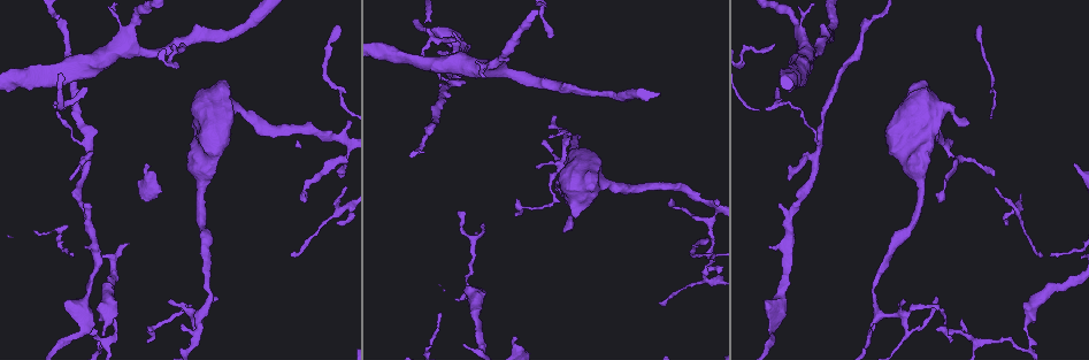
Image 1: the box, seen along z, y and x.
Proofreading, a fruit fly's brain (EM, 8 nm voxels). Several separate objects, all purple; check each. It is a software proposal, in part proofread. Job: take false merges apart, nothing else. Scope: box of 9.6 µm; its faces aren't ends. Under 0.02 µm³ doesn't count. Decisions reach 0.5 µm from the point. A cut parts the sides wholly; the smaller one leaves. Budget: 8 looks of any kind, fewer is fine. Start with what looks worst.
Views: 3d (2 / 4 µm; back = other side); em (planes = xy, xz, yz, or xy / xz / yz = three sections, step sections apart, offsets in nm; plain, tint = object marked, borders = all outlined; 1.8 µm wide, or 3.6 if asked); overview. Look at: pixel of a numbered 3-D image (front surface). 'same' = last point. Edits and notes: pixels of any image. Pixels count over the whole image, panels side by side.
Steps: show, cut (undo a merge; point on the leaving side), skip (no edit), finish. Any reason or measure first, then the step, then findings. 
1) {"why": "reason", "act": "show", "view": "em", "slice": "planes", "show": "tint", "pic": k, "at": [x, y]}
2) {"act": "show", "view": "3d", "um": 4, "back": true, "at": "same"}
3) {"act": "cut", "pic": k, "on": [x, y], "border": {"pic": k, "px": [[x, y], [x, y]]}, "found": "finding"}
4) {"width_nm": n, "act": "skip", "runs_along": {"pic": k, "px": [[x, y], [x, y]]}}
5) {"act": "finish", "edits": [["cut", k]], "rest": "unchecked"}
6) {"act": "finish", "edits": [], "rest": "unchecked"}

{"why": "branch point", "act": "show", "view": "em", "slice": "xy", "step": 8, "show": "tint", "pic": 1, "at": [818, 143]}

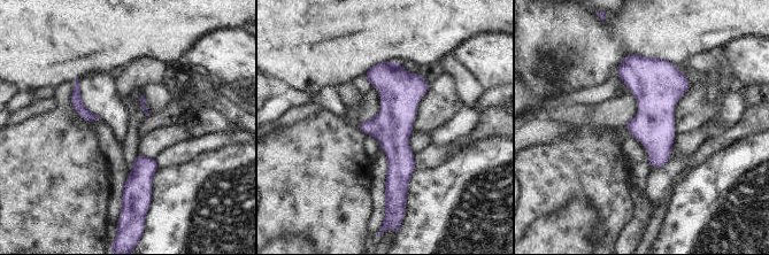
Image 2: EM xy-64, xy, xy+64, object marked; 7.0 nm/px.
{"width_nm": 280, "act": "skip", "runs_along": {"pic": 2, "px": [[384, 64], [395, 85], [391, 195]]}, "found": "one neuron here"}

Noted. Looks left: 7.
{"why": "small branch off a trunk", "act": "show", "view": "em", "um": 3.6, "slice": "planes", "show": "tint", "pic": 1, "at": [811, 46]}

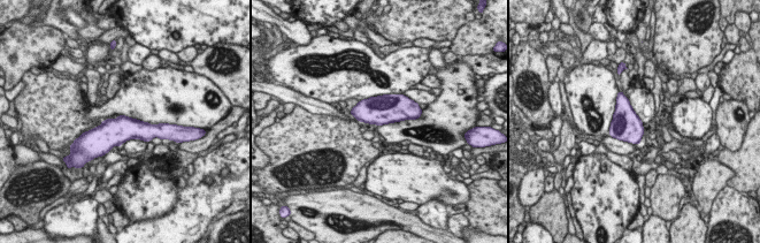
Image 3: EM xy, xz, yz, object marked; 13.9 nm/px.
{"act": "skip", "found": "all the same neuron"}

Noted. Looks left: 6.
{"why": "calibre changes", "act": "show", "view": "3d", "um": 4, "back": true, "pic": 1, "at": [224, 107]}

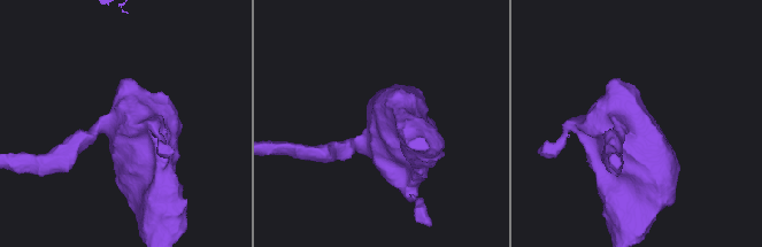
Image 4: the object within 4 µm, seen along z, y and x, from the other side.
{"act": "show", "view": "em", "um": 3.6, "slice": "planes", "show": "tint", "pic": 4, "at": [620, 125]}

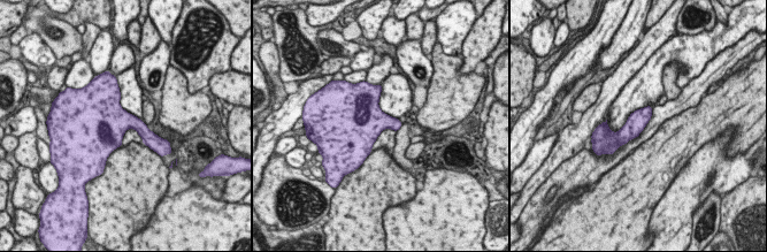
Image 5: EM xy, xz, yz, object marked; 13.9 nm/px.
{"act": "skip", "found": "continuous, no second neuron"}

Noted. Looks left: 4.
{"why": "sudden change in width", "act": "show", "view": "em", "slice": "planes", "show": "tint", "pic": 1, "at": [1026, 324]}

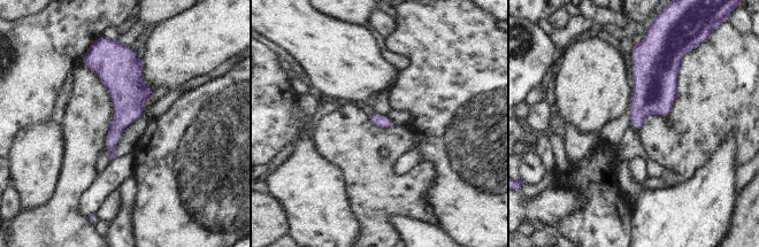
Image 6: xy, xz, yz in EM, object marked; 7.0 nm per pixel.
{"width_nm": 90, "act": "skip", "found": "one neuron here"}

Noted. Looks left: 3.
{"act": "finish", "edits": [], "rest": "unchecked"}

